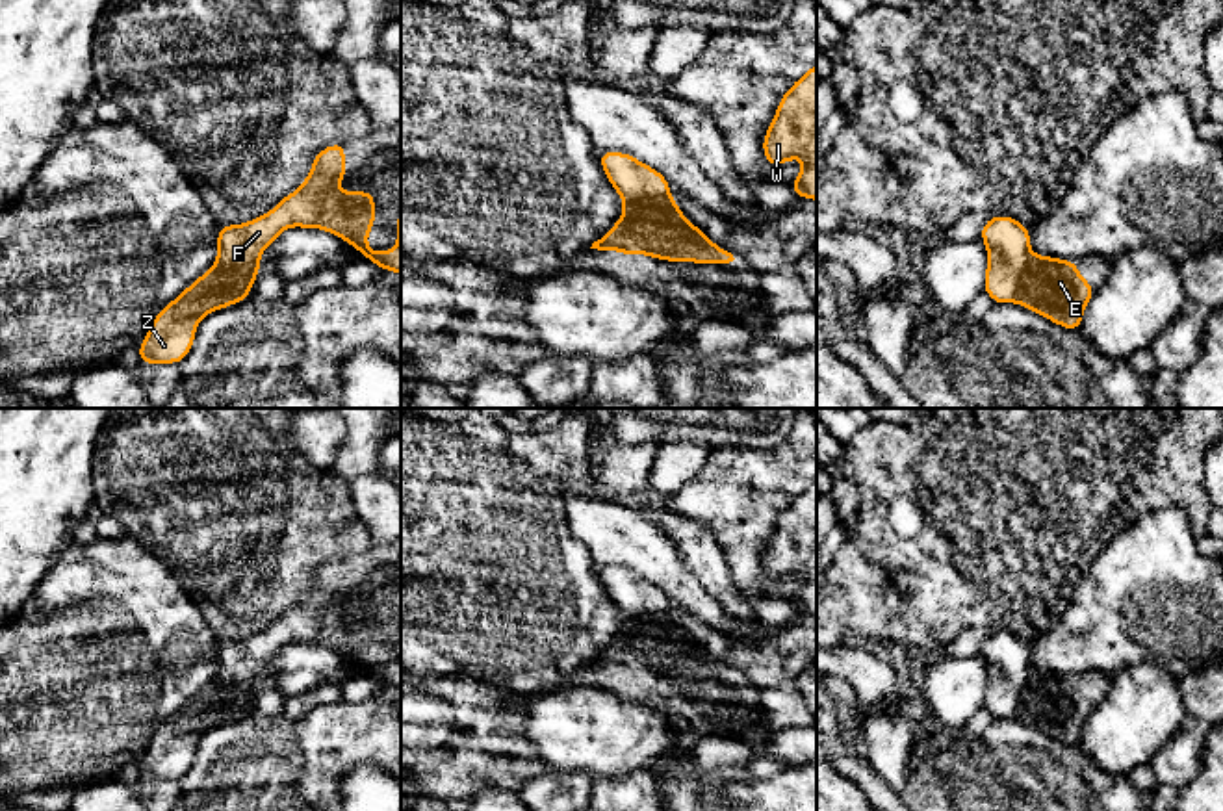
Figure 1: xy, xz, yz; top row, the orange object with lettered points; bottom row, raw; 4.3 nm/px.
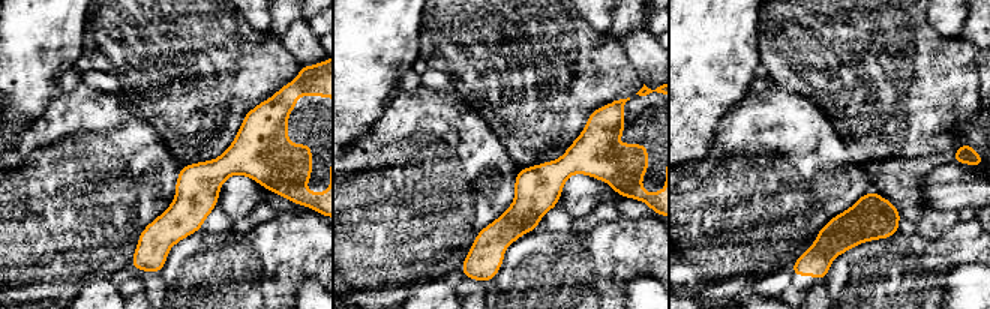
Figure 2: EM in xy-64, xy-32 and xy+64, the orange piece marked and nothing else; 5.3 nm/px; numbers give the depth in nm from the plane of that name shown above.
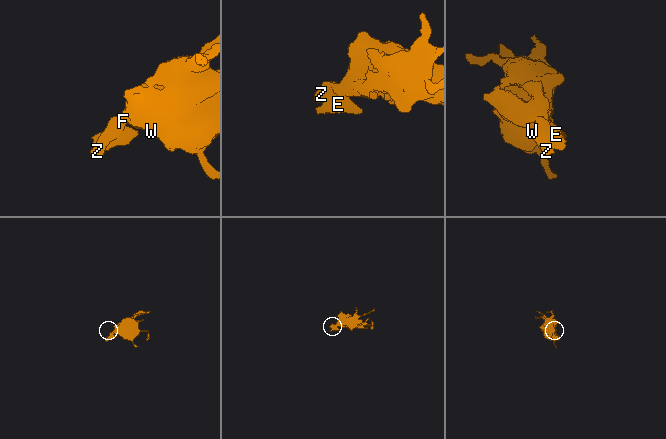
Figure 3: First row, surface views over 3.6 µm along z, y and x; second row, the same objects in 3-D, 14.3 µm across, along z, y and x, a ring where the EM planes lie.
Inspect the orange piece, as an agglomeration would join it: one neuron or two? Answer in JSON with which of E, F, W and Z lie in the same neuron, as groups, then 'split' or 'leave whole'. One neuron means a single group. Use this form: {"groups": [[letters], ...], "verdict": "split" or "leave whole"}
{"groups": [["E"], ["F", "W", "Z"]], "verdict": "split"}

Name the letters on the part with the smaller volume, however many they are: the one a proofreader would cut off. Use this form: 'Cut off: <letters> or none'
Cut off: E

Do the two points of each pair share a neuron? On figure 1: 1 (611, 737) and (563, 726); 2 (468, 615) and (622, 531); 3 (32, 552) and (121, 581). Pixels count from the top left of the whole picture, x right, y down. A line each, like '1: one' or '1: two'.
1: one
2: two
3: two

